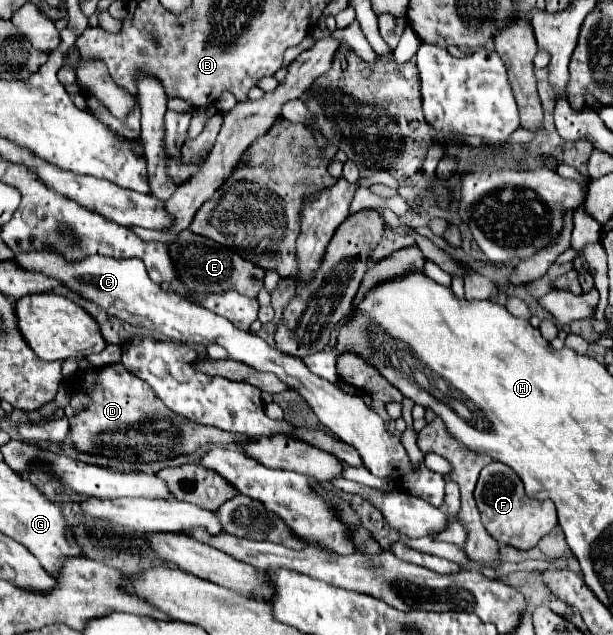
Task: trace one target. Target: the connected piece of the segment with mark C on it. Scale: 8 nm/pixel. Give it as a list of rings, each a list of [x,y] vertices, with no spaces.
[[[48,251],[22,253],[22,255],[16,255],[16,259],[28,271],[46,273],[50,277],[64,281],[64,285],[68,285],[68,289],[80,293],[88,301],[94,301],[96,305],[104,307],[110,315],[124,319],[134,327],[142,327],[146,331],[152,331],[154,335],[162,335],[166,339],[180,341],[180,343],[194,343],[194,345],[218,343],[228,351],[230,359],[246,363],[258,371],[276,373],[284,383],[292,385],[292,389],[298,391],[308,401],[308,405],[312,407],[316,417],[334,435],[338,435],[338,439],[352,445],[360,453],[364,467],[372,475],[392,479],[400,491],[410,493],[414,497],[420,497],[420,499],[432,503],[434,507],[440,507],[444,503],[444,485],[446,485],[444,477],[440,473],[430,471],[424,463],[414,465],[410,461],[406,449],[402,447],[400,439],[394,437],[386,429],[380,415],[374,413],[360,397],[342,393],[334,383],[324,381],[324,379],[316,377],[314,373],[310,373],[310,369],[306,369],[302,359],[280,353],[276,347],[268,345],[264,339],[260,339],[258,335],[254,335],[250,331],[236,329],[226,317],[220,317],[220,315],[208,311],[196,303],[190,303],[172,291],[162,291],[160,285],[150,281],[146,267],[140,259],[114,261],[112,257],[96,257],[94,255],[94,257],[86,257],[78,263],[68,263],[54,251],[50,251],[50,253]]]

